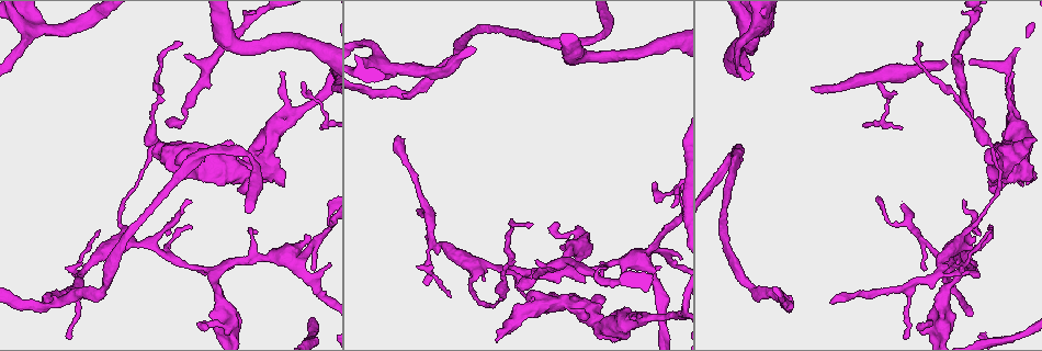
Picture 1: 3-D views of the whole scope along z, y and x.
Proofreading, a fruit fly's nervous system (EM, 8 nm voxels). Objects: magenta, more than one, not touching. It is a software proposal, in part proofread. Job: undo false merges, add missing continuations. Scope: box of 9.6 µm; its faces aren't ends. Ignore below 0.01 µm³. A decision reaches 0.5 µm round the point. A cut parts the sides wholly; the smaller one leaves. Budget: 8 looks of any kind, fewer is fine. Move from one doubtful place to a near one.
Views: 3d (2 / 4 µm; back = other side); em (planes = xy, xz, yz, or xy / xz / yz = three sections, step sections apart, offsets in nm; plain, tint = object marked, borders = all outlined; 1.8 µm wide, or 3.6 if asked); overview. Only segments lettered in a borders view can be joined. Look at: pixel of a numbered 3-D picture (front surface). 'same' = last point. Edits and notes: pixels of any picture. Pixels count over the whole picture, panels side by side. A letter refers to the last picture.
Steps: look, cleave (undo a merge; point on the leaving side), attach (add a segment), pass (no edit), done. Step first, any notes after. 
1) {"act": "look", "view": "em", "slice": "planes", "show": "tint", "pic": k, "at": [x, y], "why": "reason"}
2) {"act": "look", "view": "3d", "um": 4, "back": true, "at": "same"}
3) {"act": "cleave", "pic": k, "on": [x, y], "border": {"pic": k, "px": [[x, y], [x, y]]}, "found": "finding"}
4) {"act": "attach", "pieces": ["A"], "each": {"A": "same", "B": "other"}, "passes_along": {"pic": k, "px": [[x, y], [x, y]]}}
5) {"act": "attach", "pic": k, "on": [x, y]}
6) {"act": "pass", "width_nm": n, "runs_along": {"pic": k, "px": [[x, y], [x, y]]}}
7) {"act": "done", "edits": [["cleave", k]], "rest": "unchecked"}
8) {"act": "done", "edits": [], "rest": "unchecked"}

{"act": "look", "view": "3d", "um": 2, "pic": 1, "at": [577, 310], "why": "stops while still wide"}

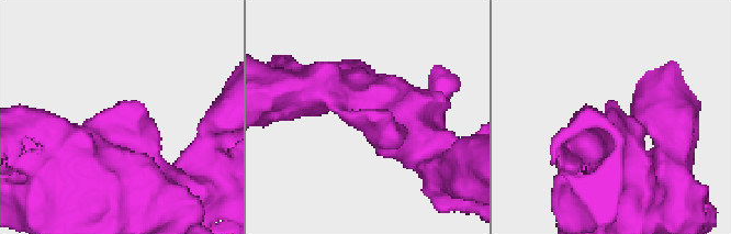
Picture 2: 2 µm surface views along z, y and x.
{"act": "look", "view": "em", "slice": "planes", "show": "tint", "pic": 2, "at": [121, 107]}

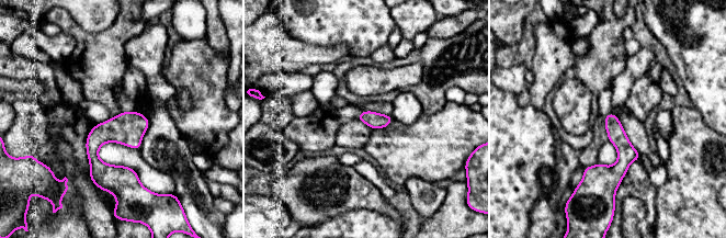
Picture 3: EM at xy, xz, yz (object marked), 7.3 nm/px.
{"act": "look", "view": "em", "slice": "planes", "show": "borders", "at": "same"}

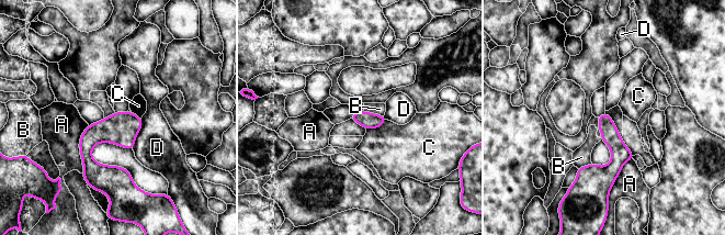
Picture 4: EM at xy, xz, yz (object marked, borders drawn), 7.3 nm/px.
{"act": "pass", "longest_contact_nm": ["A", 360], "each": {"A": "other", "B": "other", "C": "other", "D": "other"}, "runs_along": {"pic": 4, "px": [[604, 115], [616, 163], [600, 185]]}, "found": "no lettered segment goes on from it"}

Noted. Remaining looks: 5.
{"act": "look", "view": "em", "slice": "planes", "show": "borders", "pic": 1, "at": [288, 117], "why": "sudden change in width"}

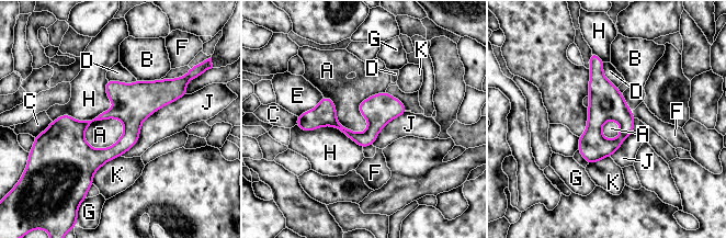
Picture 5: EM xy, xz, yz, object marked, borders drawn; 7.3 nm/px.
{"act": "pass", "each": {"A": "other", "B": "other", "C": "other", "D": "other", "E": "other", "F": "other", "G": "other", "H": "other", "J": "other", "K": "other"}, "border": {"pic": 5, "px": [[385, 90], [324, 97]]}, "found": "one neuron here"}

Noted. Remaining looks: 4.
{"act": "look", "view": "em", "slice": "xy", "step": 4, "show": "plain", "pic": 1, "at": [29, 26], "why": "a fork"}

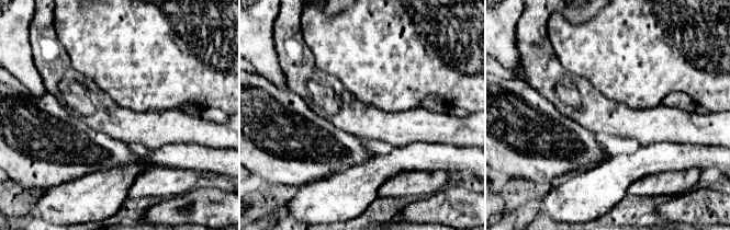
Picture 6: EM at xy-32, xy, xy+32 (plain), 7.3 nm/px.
{"act": "look", "view": "em", "slice": "xy", "step": 4, "show": "borders", "at": "same", "why": "see the neighbours"}

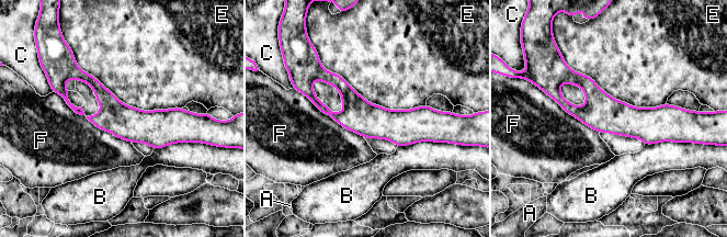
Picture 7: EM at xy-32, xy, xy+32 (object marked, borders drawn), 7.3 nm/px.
{"act": "pass", "width_nm": 240, "each": {"A": "other", "B": "other", "C": "other", "E": "other", "F": "other"}, "found": "all the same neuron"}

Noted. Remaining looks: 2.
{"act": "done", "edits": [], "rest": "unchecked"}

